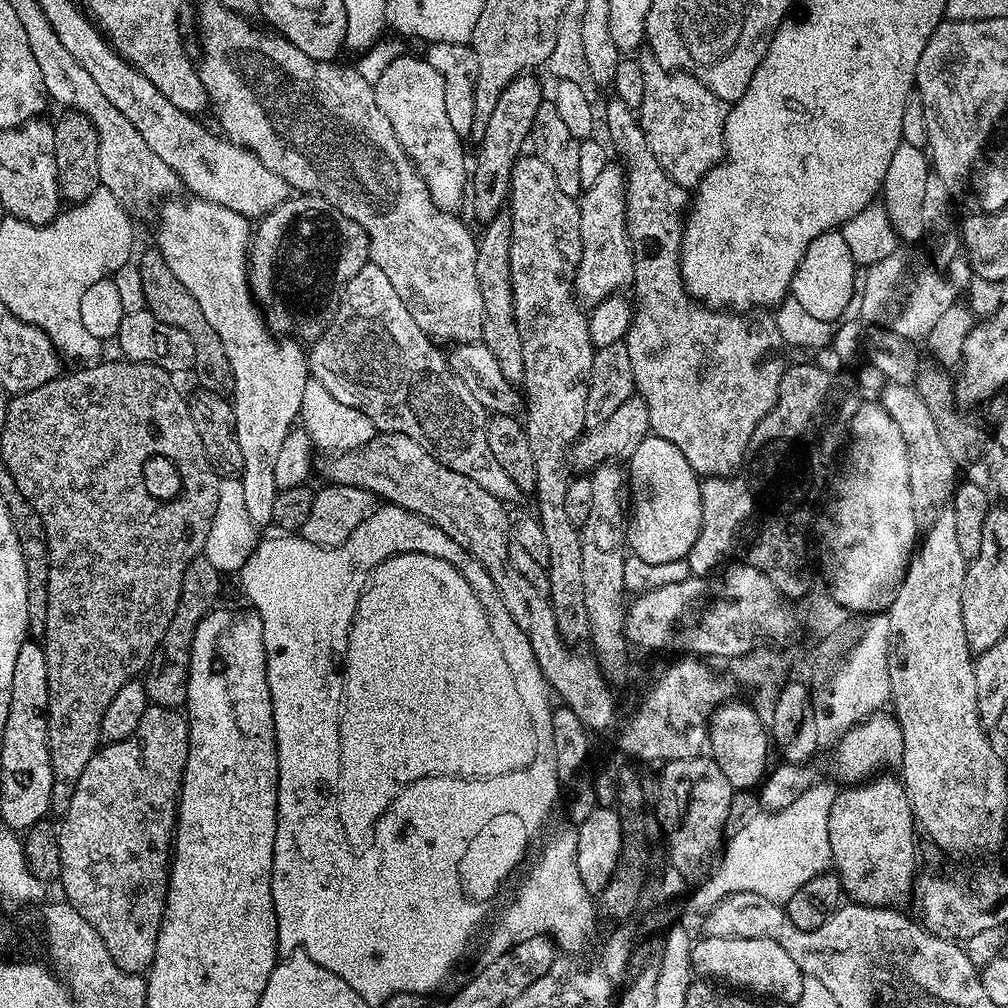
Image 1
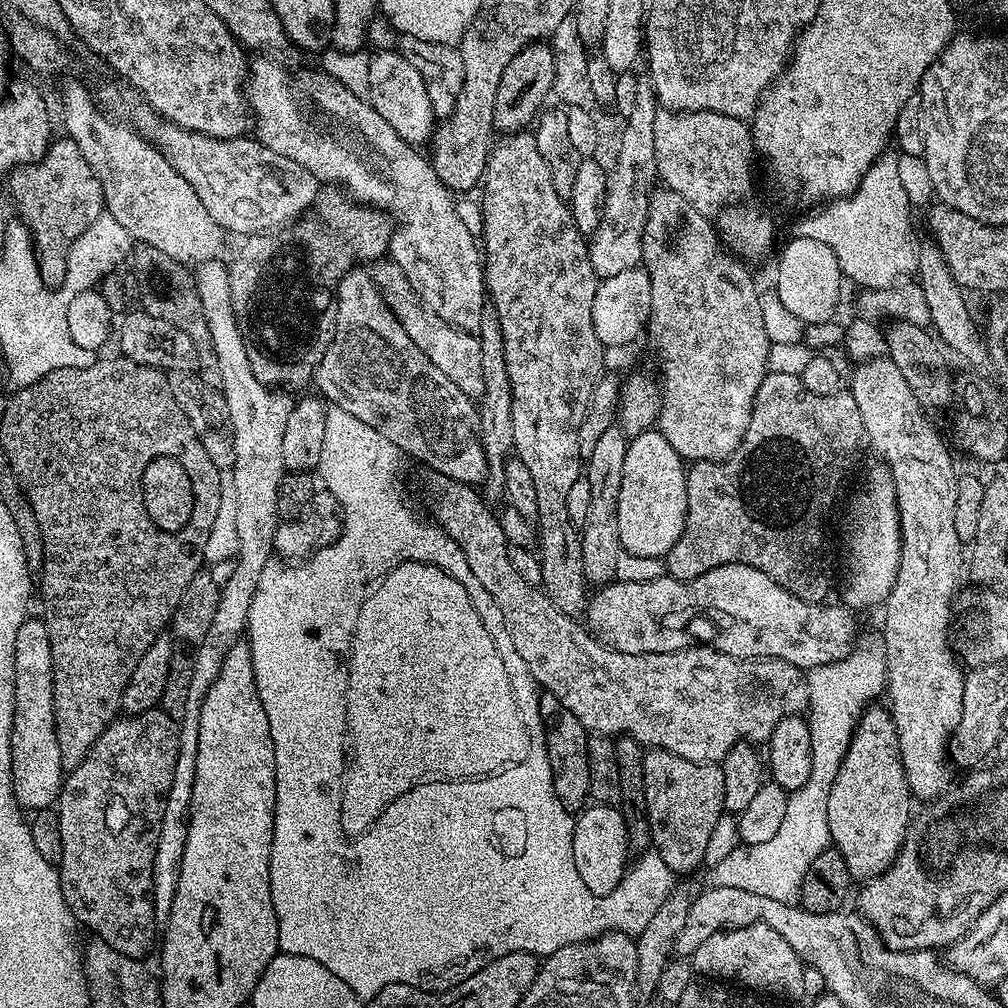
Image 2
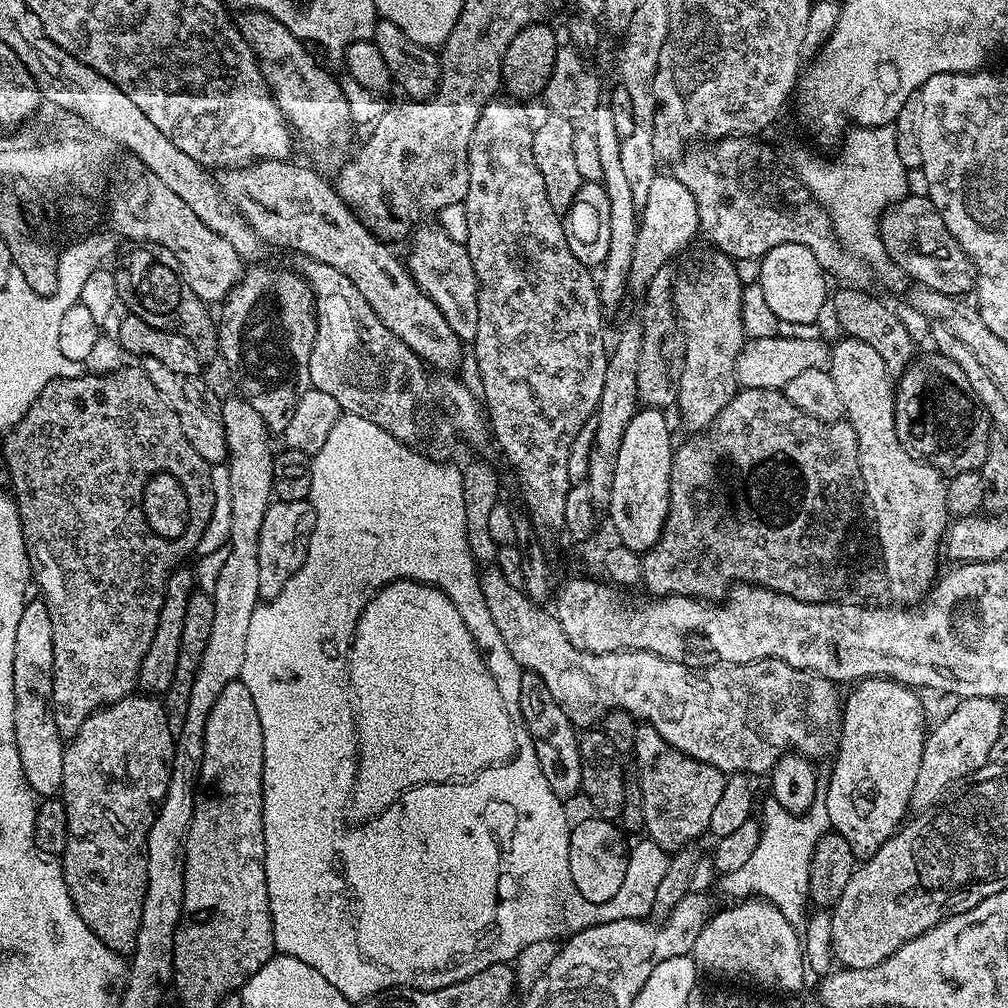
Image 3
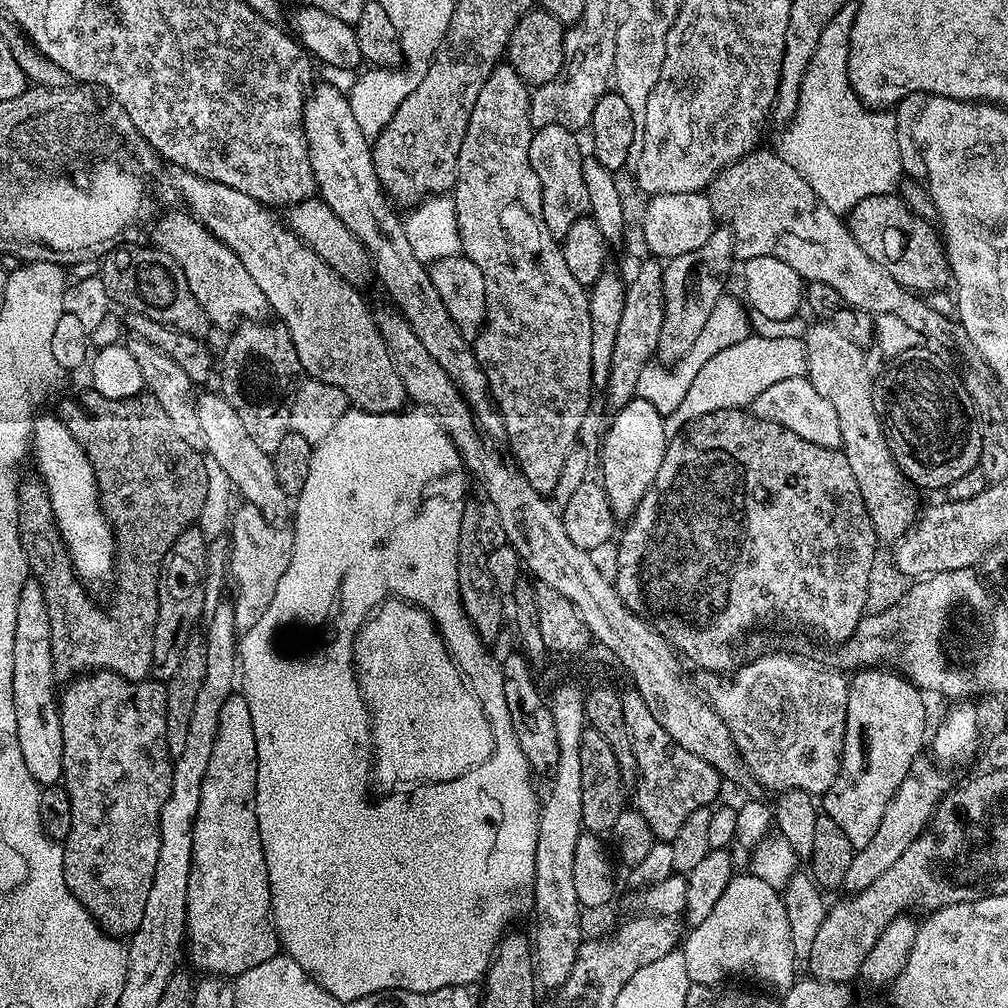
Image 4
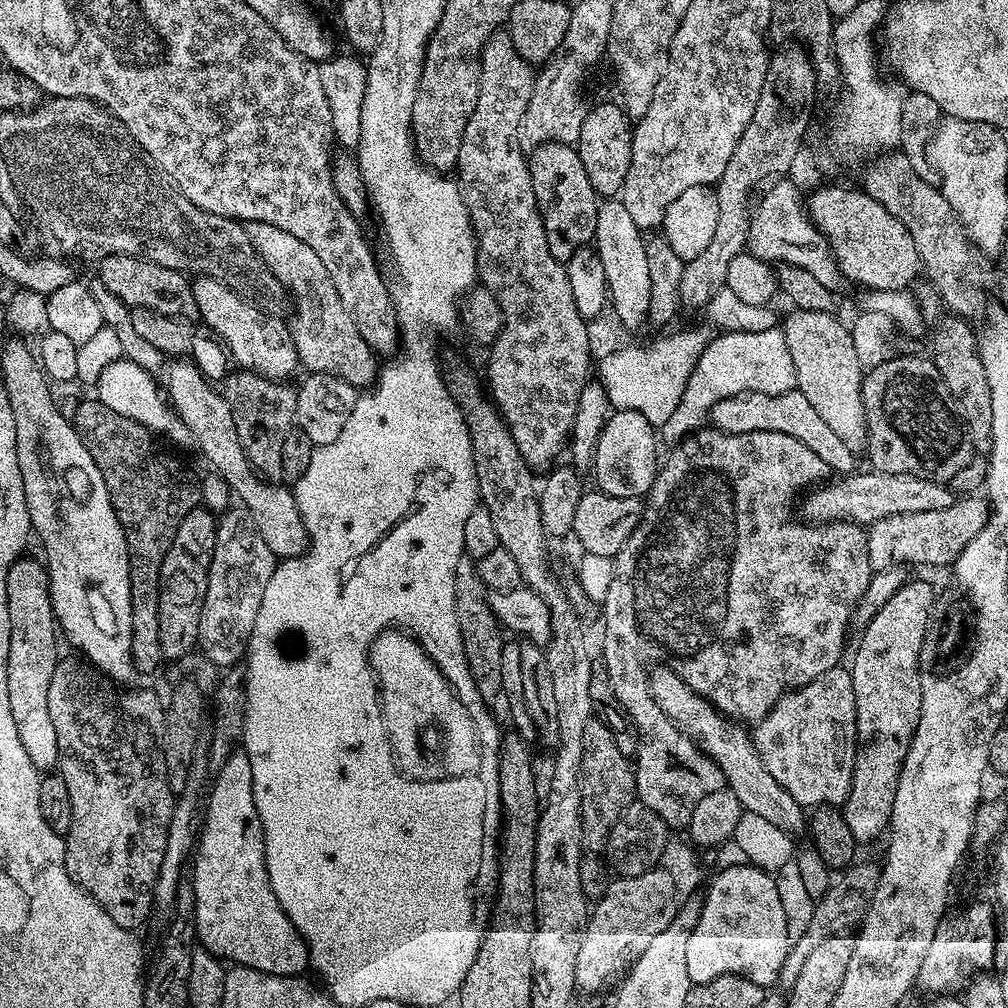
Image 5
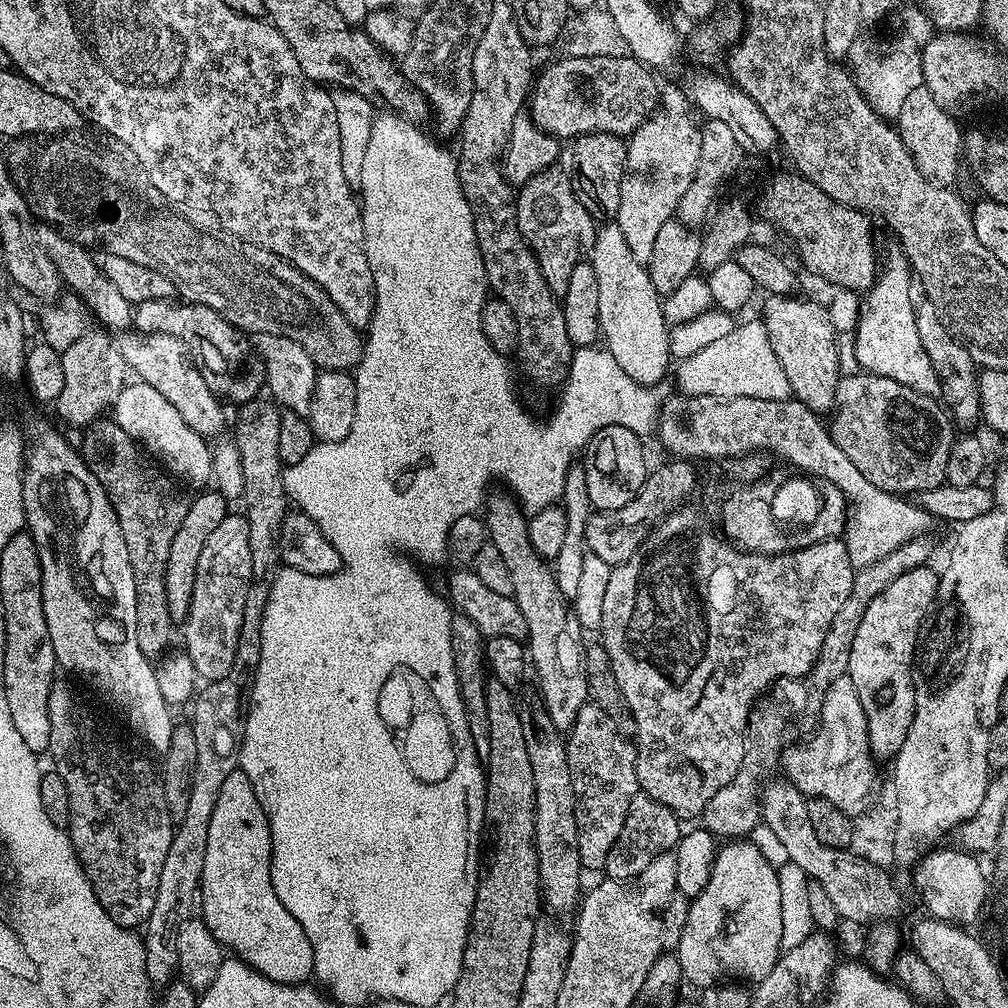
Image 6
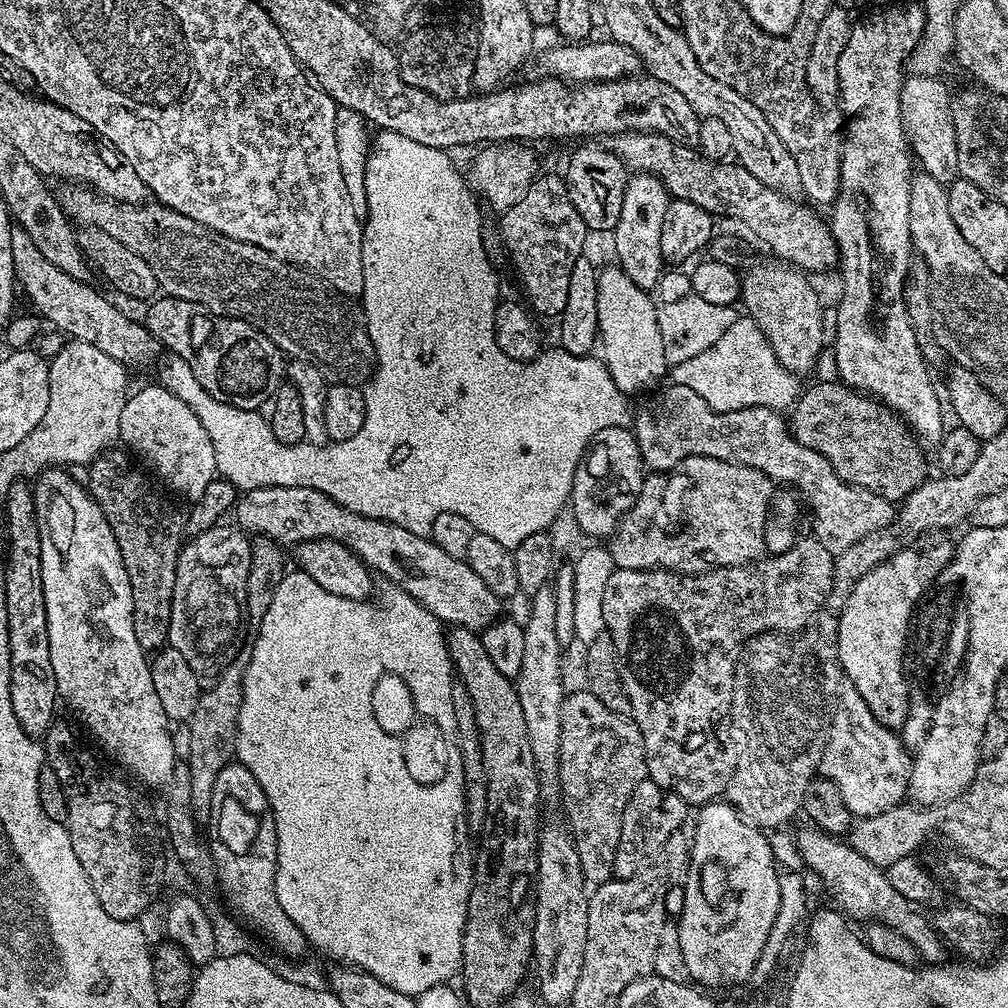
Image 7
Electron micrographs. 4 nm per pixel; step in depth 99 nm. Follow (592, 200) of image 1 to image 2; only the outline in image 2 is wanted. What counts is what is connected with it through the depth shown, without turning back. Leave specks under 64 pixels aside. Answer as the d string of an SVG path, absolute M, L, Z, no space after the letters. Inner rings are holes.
M641 82L634 110L630 110L630 114L623 121L620 145L616 148L616 165L611 165L608 173L600 221L588 240L590 262L597 277L619 274L622 270L637 267L643 261L642 234L648 217L648 197L652 195L658 180L654 154L654 118L657 111L658 101L651 83Z

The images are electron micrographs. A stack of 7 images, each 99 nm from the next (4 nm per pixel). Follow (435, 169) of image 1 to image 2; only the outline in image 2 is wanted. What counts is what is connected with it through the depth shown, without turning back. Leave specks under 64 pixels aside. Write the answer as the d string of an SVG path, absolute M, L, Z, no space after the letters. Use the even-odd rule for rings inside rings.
M396 50L377 51L368 62L368 95L369 104L400 137L413 146L427 145L434 131L434 117L430 106L430 94L426 94L426 86L422 76L406 58Z

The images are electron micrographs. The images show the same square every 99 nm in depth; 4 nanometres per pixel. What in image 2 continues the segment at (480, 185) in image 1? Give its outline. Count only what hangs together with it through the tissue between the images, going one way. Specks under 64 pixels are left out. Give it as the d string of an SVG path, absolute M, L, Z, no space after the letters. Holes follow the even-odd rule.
M533 42L526 45L522 50L518 50L518 54L514 54L514 58L510 58L506 70L502 70L502 78L498 82L498 98L494 98L493 129L500 134L525 131L537 119L541 109L545 107L546 101L544 99L547 96L549 98L553 91L552 83L554 80L554 54L551 43Z

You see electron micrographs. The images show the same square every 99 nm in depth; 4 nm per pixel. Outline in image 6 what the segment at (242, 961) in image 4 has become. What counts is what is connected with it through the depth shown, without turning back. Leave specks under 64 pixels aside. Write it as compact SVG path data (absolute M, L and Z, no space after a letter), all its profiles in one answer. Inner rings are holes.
M243 770L228 775L210 818L198 912L217 942L266 978L303 985L313 979L314 946L310 946L310 938L306 938L306 930L302 930L298 918L294 918L294 914L282 906L278 894L274 894L268 815Z

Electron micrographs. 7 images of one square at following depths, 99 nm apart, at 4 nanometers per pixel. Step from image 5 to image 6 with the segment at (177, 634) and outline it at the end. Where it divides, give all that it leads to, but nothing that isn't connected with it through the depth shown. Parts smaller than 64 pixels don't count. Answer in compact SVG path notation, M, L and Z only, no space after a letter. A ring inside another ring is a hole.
M215 490L204 492L201 496L193 495L189 499L186 518L182 518L182 526L178 526L174 542L170 542L170 558L166 558L166 606L170 610L173 622L182 622L186 618L190 598L194 594L194 574L198 572L198 554L202 546L206 546L206 538L214 534L222 518L230 515L228 504L229 497Z

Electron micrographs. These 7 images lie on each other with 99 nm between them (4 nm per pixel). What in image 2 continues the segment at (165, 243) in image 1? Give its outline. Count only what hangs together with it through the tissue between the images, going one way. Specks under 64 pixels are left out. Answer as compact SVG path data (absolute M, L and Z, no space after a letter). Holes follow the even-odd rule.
M220 262L201 264L195 269L194 279L202 310L206 314L212 349L218 358L218 388L226 398L226 410L230 410L236 455L230 471L234 478L234 498L237 505L238 550L231 565L232 573L229 574L228 581L223 581L218 610L214 610L214 622L210 622L206 638L199 648L195 649L190 695L186 698L186 714L178 724L178 762L174 762L174 782L170 782L170 790L164 797L162 830L158 834L158 846L154 850L152 863L152 901L156 919L160 922L167 921L172 909L174 890L178 890L182 850L186 850L188 811L192 805L194 790L194 766L198 762L198 718L202 702L214 678L218 678L224 653L245 635L249 627L248 611L254 598L254 590L258 586L258 578L262 578L262 570L274 556L272 543L278 523L278 482L282 482L286 471L282 462L282 434L286 431L286 418L290 418L293 405L291 399L284 397L287 395L283 391L270 390L269 385L258 382L258 378L254 378L254 370L250 370L250 358L246 358L244 339L240 336L240 329L236 326L236 314L232 310L227 267L223 263L220 265Z

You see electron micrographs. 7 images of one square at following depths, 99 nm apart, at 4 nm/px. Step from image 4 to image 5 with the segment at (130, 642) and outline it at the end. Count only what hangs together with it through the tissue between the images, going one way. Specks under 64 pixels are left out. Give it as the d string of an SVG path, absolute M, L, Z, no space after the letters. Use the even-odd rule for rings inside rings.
M98 398L91 399L84 400L77 406L74 423L86 450L90 450L90 458L94 458L98 470L102 470L102 478L106 482L110 502L126 534L130 558L132 664L136 667L137 673L143 674L143 672L154 671L164 660L162 642L158 642L158 594L160 593L162 558L166 550L170 550L170 542L174 542L178 522L182 522L182 518L186 518L186 514L190 514L190 510L194 510L201 503L200 484L174 457L167 456L166 453L156 449L157 441L146 426L142 426L136 420L122 418L122 414L114 414L114 410L110 410L110 406L106 406Z

